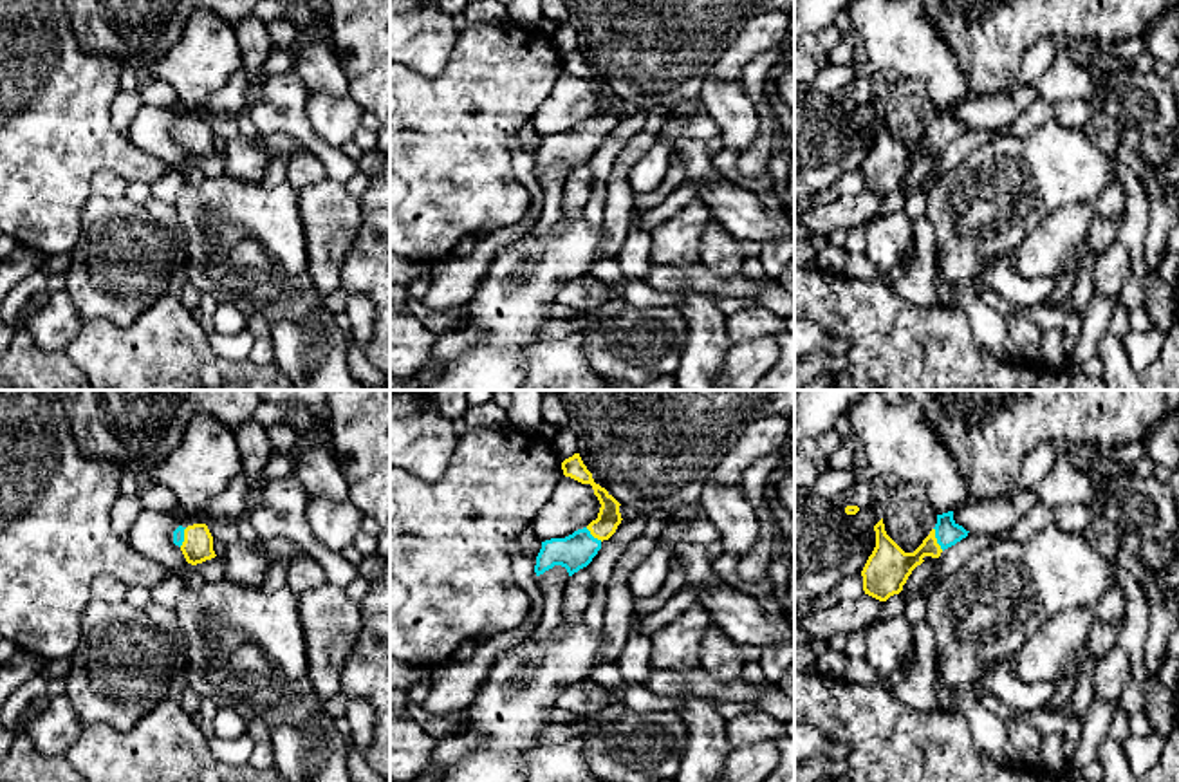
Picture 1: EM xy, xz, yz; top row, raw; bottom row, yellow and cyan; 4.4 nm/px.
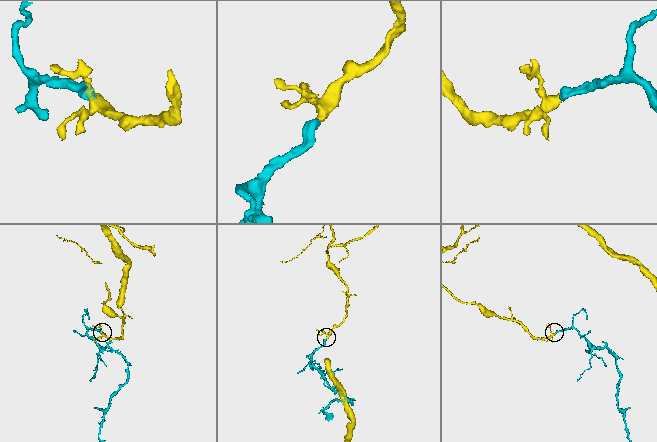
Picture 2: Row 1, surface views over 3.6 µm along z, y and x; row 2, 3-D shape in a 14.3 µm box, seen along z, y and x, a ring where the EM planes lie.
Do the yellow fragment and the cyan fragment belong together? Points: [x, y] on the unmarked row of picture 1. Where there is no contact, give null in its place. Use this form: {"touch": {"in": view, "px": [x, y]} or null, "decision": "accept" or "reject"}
{"touch": {"in": "yz", "px": [936, 134]}, "decision": "accept"}

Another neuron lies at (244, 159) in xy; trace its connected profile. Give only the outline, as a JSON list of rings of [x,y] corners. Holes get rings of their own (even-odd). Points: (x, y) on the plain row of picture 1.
[[[238,135],[226,144],[224,173],[246,184],[262,182],[271,163],[271,155],[258,146],[256,137]]]

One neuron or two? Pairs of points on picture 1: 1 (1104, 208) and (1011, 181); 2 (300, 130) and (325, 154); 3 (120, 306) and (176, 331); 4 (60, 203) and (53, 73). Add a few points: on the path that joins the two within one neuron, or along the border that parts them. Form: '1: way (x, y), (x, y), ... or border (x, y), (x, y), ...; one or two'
1: border (1116, 181), (1093, 204); two
2: way (306, 136), (320, 148); one
3: border (167, 291), (127, 325), (98, 318); two
4: way (53, 170), (53, 105); one

